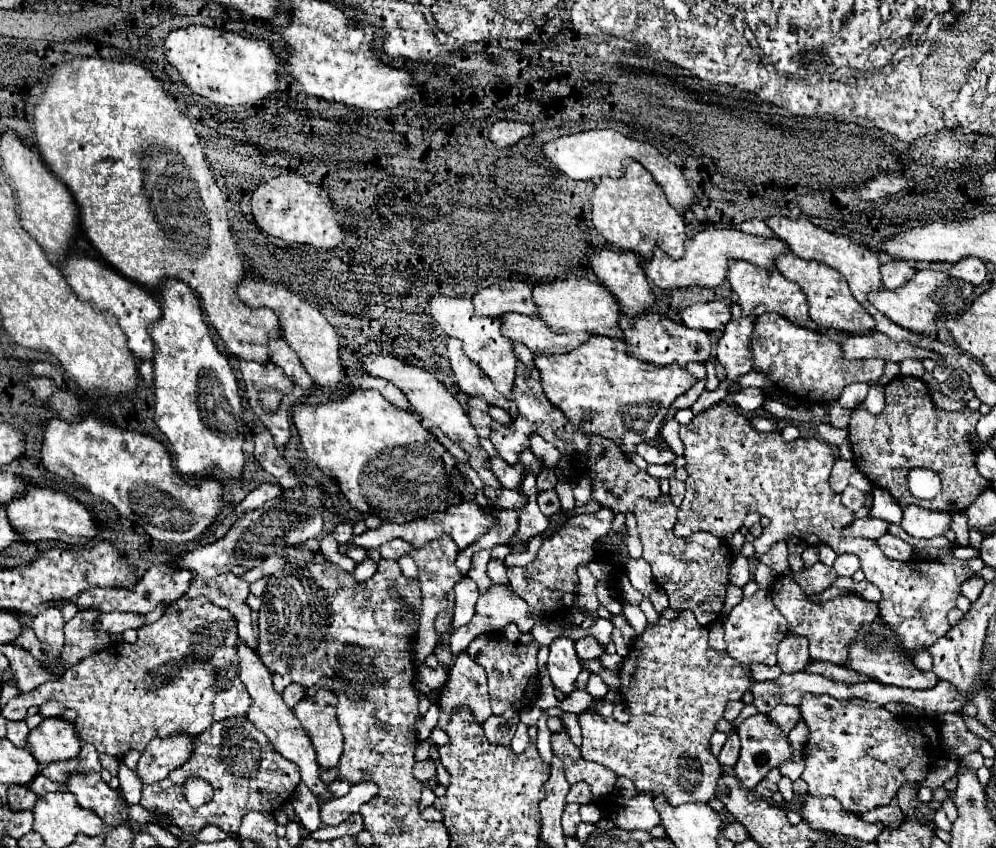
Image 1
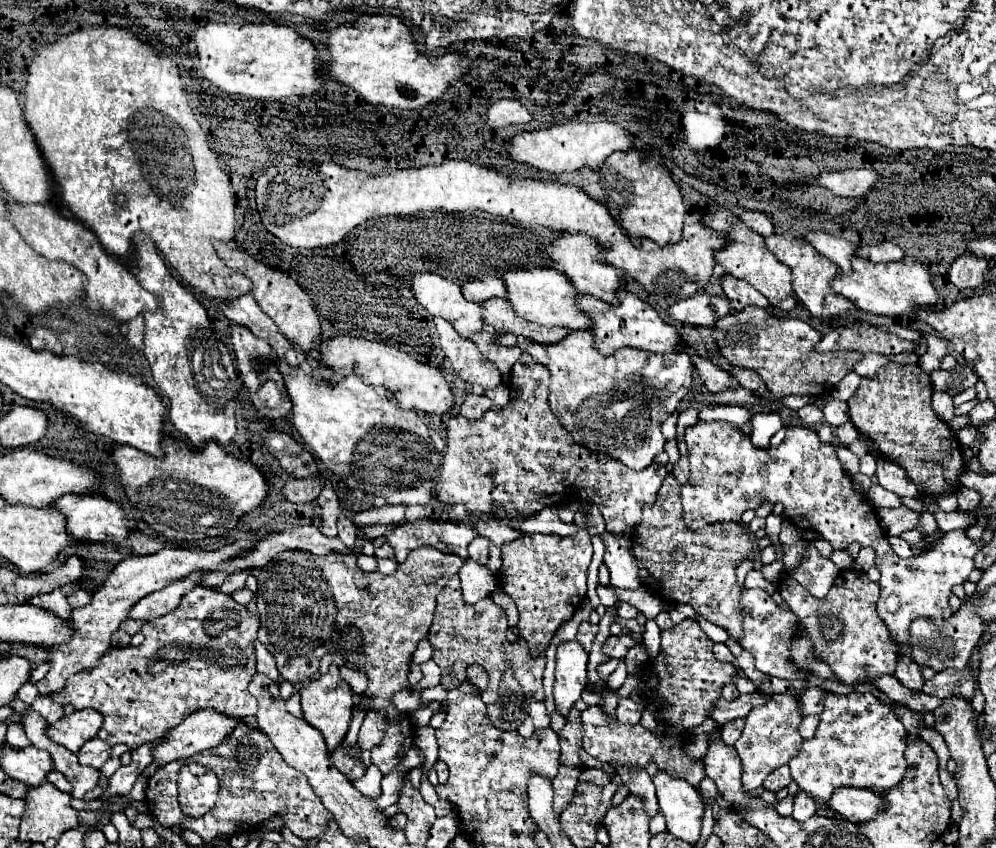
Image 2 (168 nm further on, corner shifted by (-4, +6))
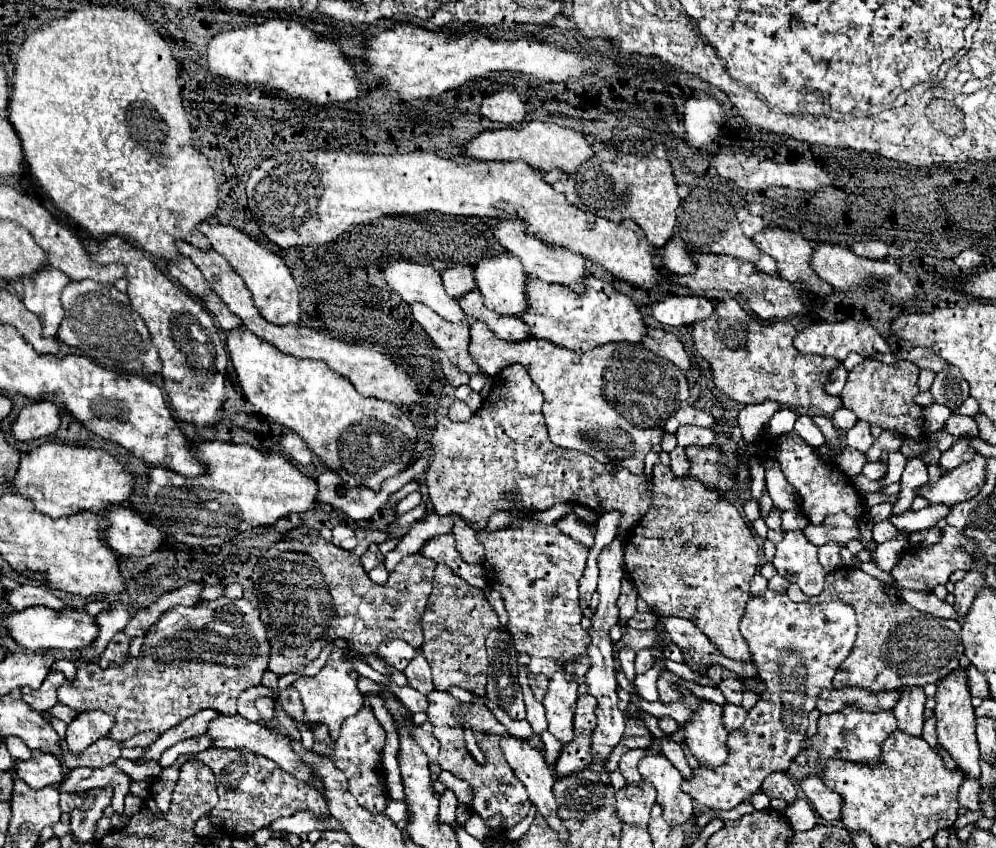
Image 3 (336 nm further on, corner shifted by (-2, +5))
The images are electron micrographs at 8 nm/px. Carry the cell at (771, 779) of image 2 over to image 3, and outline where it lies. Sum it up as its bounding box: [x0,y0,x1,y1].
[762,772,798,806]

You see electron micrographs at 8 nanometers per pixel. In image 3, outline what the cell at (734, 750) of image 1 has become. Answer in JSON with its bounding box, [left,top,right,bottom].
[724,704,746,732]

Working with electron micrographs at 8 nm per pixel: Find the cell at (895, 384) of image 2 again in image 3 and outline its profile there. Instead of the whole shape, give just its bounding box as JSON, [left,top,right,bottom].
[840,358,922,440]

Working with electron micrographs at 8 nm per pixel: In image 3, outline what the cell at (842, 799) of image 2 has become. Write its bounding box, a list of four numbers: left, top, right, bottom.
[800,776,842,820]

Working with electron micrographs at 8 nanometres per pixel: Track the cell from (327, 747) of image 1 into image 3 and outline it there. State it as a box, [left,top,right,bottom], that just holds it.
[294,648,366,738]

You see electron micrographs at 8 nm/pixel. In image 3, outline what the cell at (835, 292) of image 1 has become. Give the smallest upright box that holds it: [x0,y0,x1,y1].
[752,228,832,298]

